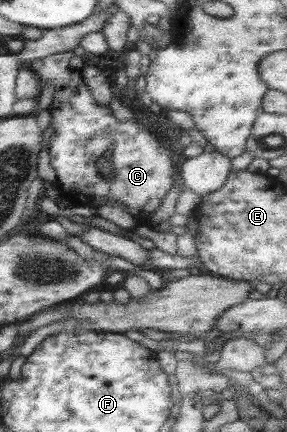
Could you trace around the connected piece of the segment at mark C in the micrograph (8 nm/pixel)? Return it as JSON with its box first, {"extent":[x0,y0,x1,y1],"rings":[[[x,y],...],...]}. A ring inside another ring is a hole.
{"extent":[29,51,175,227],"rings":[[[73,51],[58,52],[45,58],[34,60],[29,67],[39,78],[41,90],[46,84],[53,86],[53,102],[49,113],[51,127],[55,131],[51,141],[47,144],[51,158],[50,163],[57,174],[56,182],[61,196],[67,198],[74,206],[91,206],[98,208],[108,200],[115,200],[119,204],[127,206],[127,210],[137,219],[137,227],[145,224],[147,218],[151,218],[152,212],[161,204],[165,195],[175,183],[175,173],[171,156],[173,153],[161,143],[149,128],[136,120],[128,122],[118,121],[109,106],[101,106],[93,100],[89,88],[85,86],[81,71],[75,70],[69,65],[69,60],[74,56]],[[107,150],[114,152],[107,166],[101,166],[103,155]]]}

